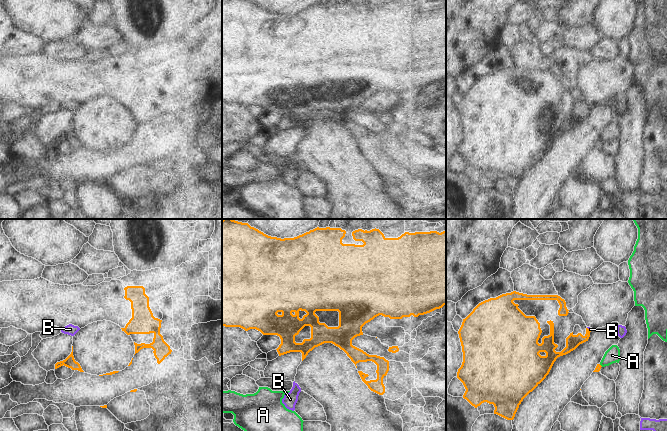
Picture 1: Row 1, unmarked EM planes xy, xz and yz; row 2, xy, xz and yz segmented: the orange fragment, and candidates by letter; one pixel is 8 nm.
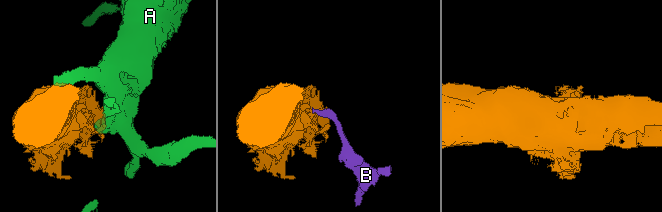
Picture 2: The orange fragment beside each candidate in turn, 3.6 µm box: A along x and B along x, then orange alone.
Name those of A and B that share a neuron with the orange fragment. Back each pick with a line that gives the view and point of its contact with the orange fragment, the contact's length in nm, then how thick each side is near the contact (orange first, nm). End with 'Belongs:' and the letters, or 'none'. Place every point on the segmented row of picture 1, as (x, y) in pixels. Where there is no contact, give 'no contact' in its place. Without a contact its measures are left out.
Belongs: none

